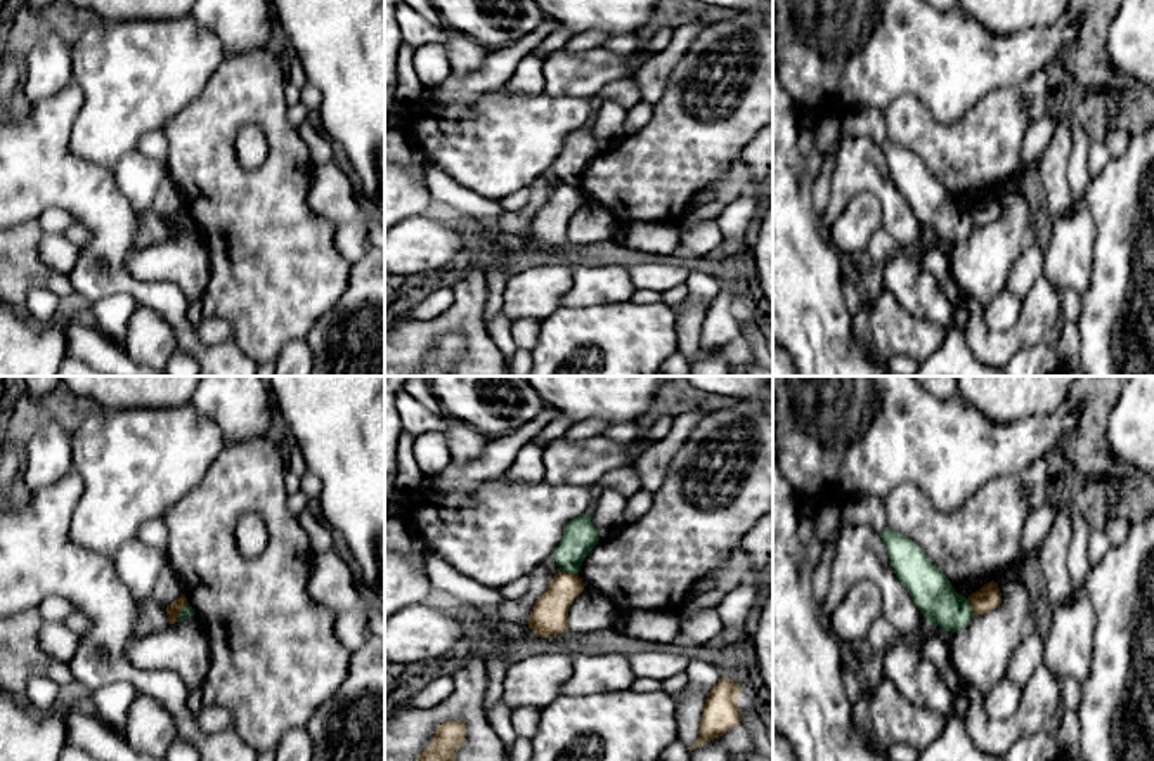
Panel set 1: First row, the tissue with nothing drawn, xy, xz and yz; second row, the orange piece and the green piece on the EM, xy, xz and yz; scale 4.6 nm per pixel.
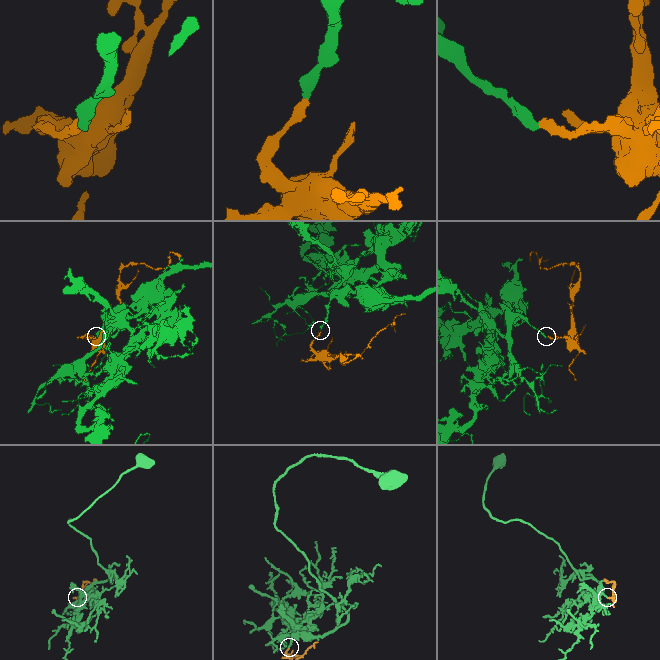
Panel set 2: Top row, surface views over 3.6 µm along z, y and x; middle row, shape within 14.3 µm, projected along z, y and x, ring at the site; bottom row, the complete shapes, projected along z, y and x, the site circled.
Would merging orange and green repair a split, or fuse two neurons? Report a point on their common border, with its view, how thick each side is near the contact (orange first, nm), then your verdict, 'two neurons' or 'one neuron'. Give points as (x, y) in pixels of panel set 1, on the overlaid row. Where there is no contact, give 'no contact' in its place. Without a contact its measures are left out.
meets orange in xz at (570, 574); 180 nm thick on the orange side, 160 nm on the other; two neurons

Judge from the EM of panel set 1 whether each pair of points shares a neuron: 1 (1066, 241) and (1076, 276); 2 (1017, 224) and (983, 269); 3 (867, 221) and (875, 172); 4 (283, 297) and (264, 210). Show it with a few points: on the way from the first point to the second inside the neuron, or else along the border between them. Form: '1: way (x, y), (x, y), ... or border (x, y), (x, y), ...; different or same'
1: way (1069, 250), (1069, 267); same
2: way (1007, 234), (985, 259); same
3: border (837, 217), (856, 195), (870, 193), (882, 226); different
4: way (281, 276), (281, 255), (271, 231); same

